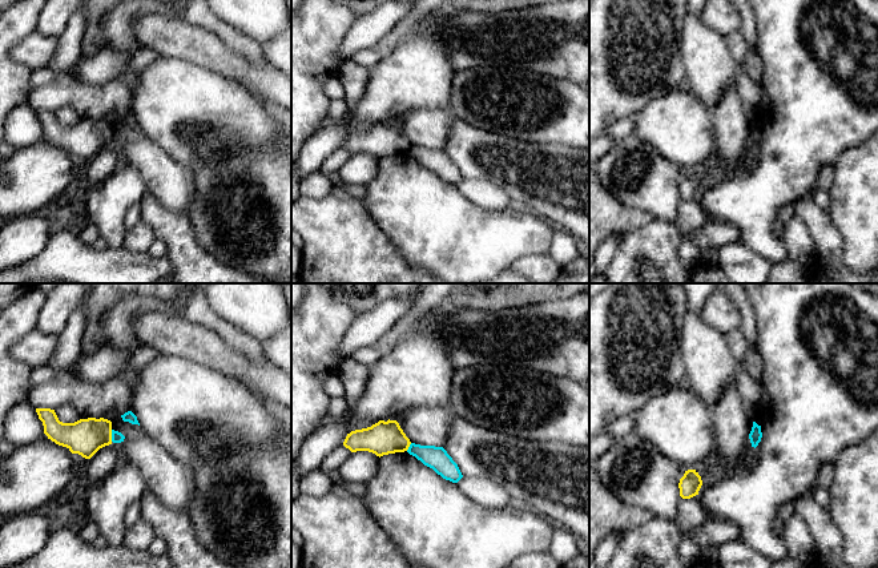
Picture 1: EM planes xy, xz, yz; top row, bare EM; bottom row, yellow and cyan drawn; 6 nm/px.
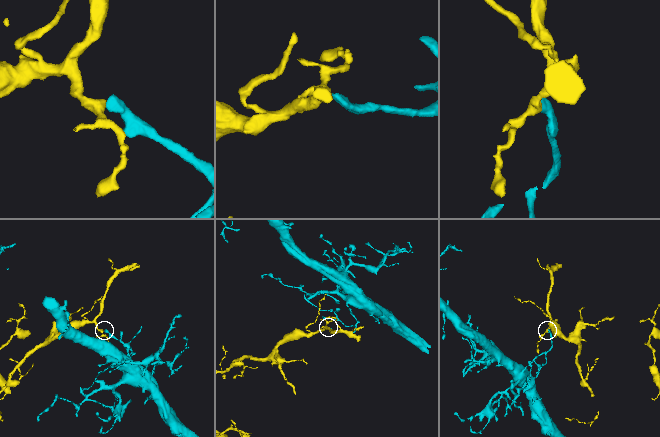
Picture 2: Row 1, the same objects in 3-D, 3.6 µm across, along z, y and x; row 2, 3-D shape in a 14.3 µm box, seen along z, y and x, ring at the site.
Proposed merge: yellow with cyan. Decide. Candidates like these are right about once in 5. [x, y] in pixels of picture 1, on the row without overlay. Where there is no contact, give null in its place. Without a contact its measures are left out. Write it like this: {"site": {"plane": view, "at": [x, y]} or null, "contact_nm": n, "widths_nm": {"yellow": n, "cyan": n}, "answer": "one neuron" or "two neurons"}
{"site": {"plane": "xy", "at": [111, 137]}, "contact_nm": 70, "widths_nm": {"yellow": 220, "cyan": 70}, "answer": "two neurons"}

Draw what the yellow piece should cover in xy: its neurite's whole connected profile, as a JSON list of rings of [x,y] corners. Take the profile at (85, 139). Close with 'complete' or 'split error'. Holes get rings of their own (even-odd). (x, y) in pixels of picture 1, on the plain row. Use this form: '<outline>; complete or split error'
[[[36,110],[44,136],[72,156],[90,161],[100,150],[112,146],[112,124],[104,120],[80,121],[74,125],[59,122],[55,112]]]; complete

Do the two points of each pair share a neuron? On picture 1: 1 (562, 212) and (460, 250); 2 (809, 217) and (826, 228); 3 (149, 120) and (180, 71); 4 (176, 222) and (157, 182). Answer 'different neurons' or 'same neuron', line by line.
1: different neurons
2: same neuron
3: same neuron
4: different neurons

